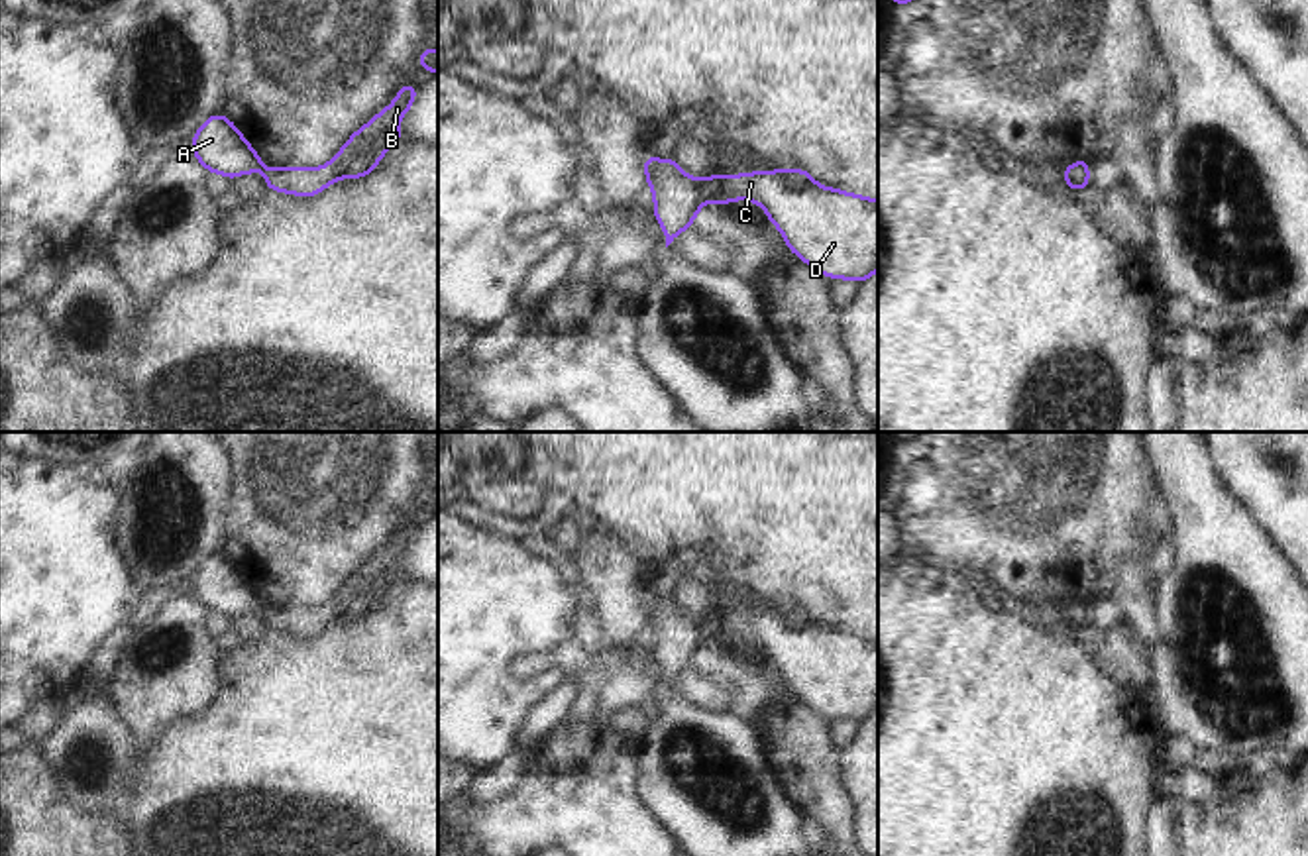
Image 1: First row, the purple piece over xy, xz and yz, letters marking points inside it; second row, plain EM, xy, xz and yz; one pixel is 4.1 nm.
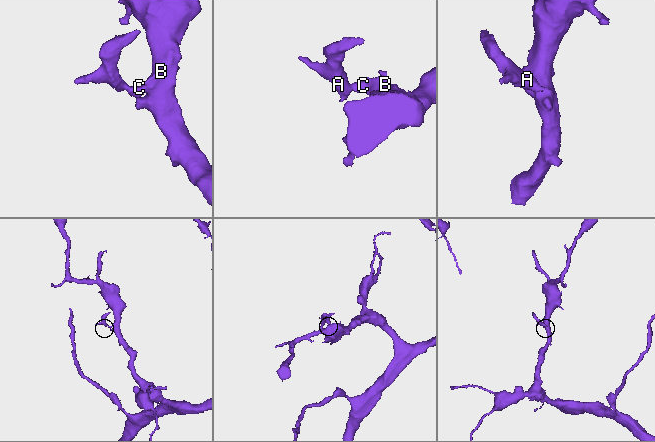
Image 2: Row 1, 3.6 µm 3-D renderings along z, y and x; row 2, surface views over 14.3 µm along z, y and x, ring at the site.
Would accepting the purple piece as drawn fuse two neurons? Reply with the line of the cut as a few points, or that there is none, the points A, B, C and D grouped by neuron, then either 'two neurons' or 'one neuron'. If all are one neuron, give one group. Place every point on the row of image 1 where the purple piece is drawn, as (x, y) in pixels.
cut in xz along (702, 179), (702, 195), (706, 199); A / B C D; two neurons

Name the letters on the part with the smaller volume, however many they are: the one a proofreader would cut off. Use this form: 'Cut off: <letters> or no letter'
Cut off: A

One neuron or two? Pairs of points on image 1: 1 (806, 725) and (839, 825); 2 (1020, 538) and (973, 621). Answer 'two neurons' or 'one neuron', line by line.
1: one neuron
2: two neurons

